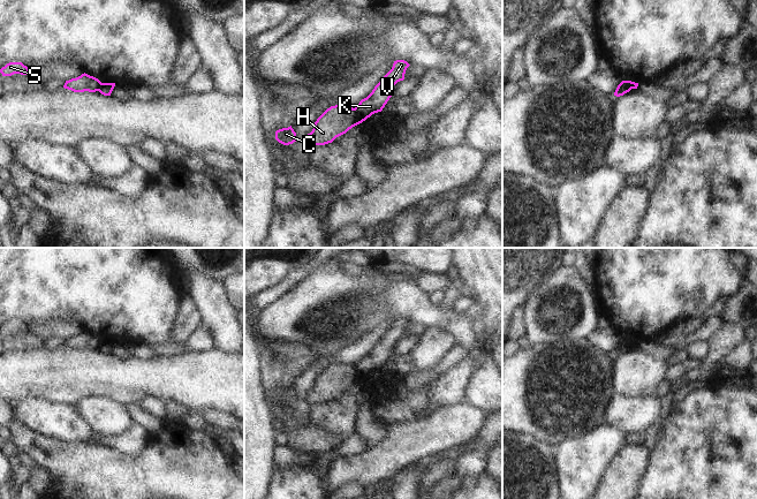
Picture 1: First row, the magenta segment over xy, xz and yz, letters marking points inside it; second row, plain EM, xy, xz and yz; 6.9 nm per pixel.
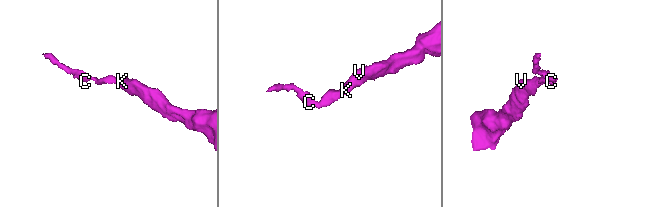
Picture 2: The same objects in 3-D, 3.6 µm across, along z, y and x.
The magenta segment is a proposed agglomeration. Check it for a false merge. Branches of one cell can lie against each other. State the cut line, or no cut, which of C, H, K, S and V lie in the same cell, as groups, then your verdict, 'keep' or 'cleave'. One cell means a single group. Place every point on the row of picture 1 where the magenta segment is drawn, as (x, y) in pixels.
cut xz (354, 108), (360, 122); groups C H S / K V; cleave

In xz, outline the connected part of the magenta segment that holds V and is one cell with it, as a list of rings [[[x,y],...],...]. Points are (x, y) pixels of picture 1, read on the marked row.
[[[396,60],[392,69],[374,86],[372,92],[355,107],[359,123],[372,114],[381,112],[389,98],[394,85],[404,80],[404,74],[410,65],[404,60]]]

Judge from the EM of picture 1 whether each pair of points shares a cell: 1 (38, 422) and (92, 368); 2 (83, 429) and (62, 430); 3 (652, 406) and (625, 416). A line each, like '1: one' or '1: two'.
1: two
2: one
3: one

